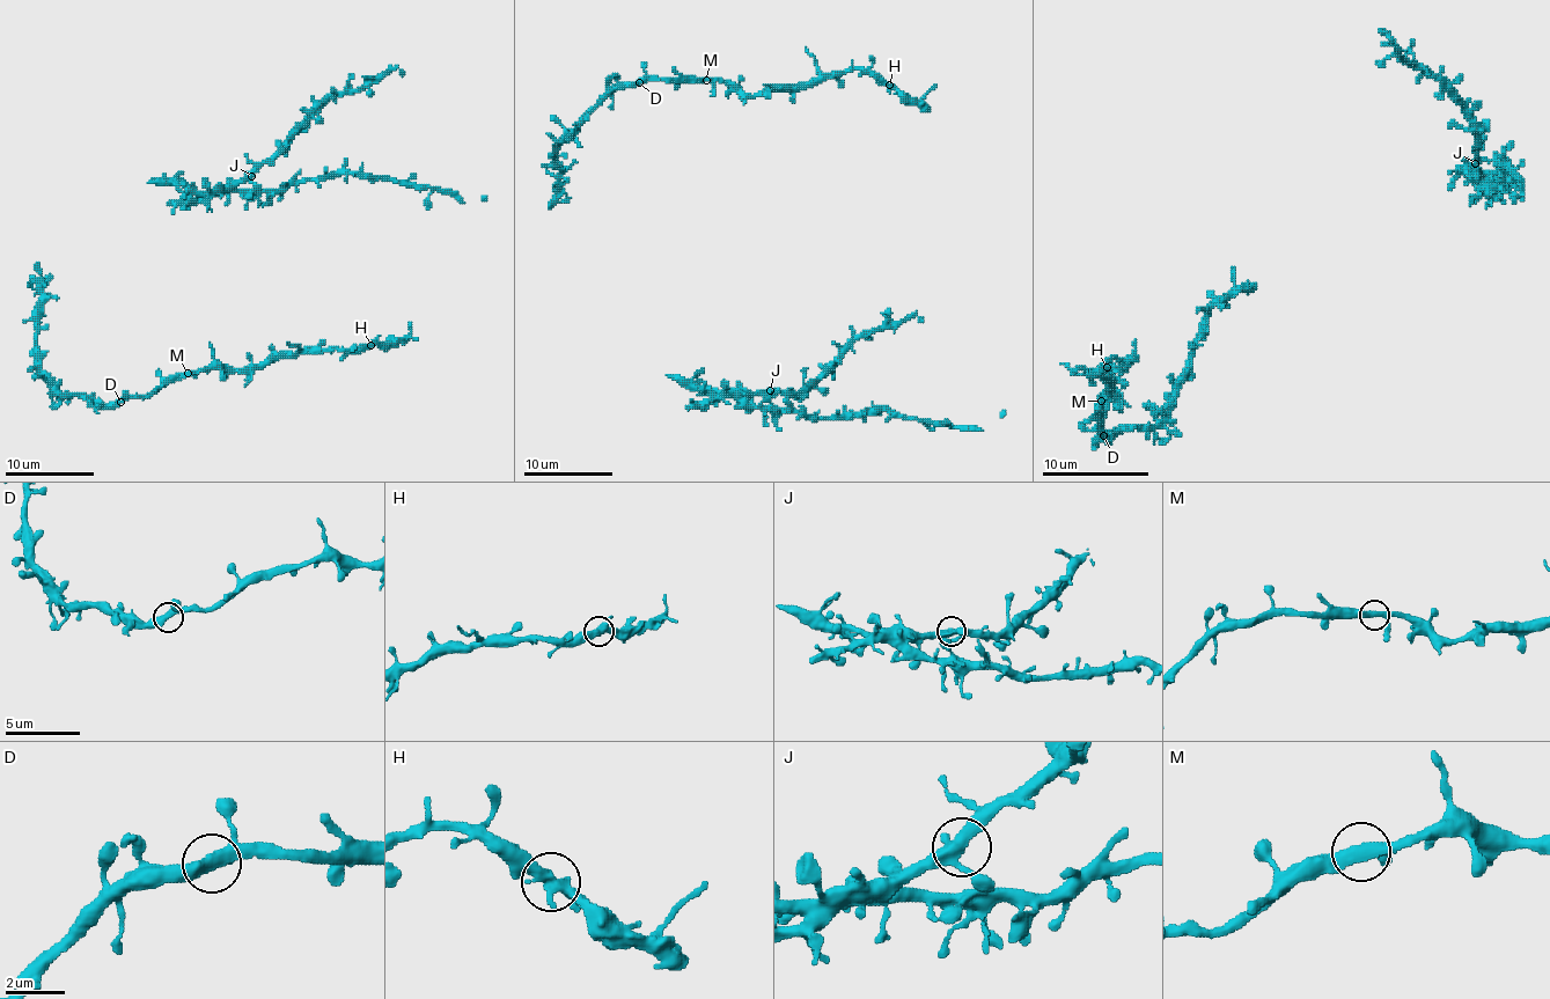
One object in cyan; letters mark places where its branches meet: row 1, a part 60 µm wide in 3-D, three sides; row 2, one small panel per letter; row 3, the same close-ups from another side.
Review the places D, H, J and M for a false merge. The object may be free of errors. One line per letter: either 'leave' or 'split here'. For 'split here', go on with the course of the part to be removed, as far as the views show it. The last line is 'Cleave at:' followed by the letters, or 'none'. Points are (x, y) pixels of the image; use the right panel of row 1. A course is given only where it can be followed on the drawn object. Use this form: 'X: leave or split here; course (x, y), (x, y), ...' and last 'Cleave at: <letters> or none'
D: leave
H: leave
J: leave
M: leave
Cleave at: none

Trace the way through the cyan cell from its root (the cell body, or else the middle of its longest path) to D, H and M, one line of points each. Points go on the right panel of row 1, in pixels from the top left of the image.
D: (1248, 280), (1210, 310), (1207, 331), (1197, 343), (1175, 404), (1154, 425), (1122, 428), (1111, 439), (1103, 435)
H: (1248, 280), (1210, 310), (1154, 425), (1101, 431), (1101, 398), (1119, 396), (1087, 372), (1106, 366)
M: (1248, 280), (1210, 310), (1175, 404), (1154, 425), (1122, 428), (1109, 439), (1101, 401)

